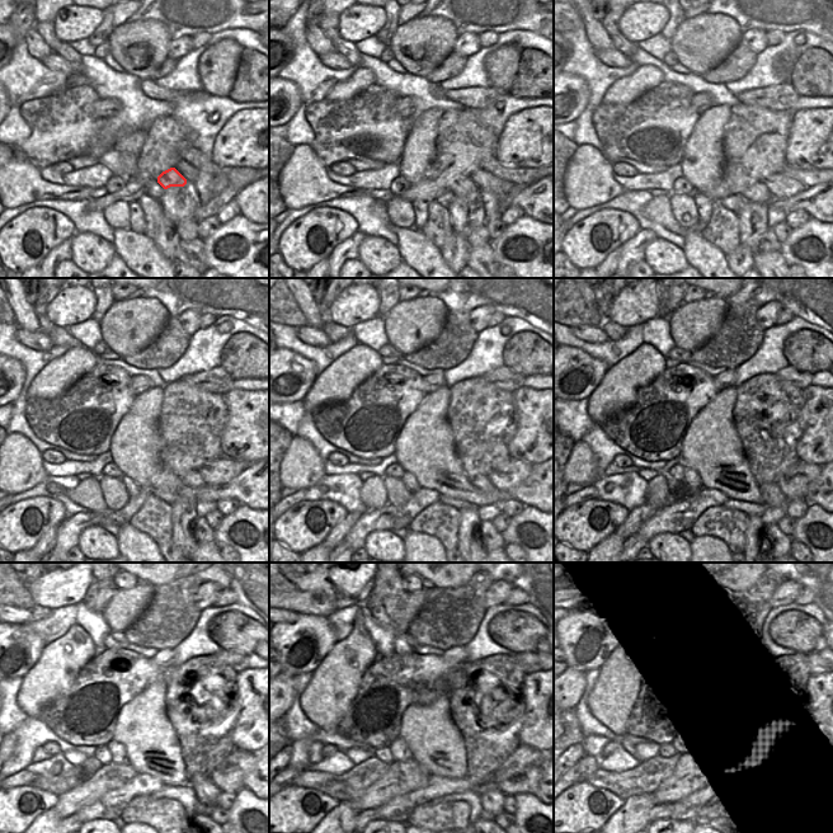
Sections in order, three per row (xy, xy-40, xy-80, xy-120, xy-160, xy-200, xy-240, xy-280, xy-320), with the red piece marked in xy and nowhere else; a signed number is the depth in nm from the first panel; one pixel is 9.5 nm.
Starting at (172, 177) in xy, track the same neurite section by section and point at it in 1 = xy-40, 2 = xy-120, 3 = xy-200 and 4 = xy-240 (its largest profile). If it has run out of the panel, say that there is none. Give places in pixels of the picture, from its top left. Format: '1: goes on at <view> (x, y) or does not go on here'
1: goes on at xy-40 (465, 188)
2: goes on at xy-120 (193, 479)
3: goes on at xy-200 (771, 493)
4: goes on at xy-240 (207, 793)

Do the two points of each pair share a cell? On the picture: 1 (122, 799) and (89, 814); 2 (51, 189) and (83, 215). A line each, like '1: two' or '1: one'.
1: one
2: two

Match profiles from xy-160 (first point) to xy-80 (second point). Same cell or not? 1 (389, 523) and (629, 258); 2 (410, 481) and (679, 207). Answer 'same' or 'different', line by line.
1: same
2: different

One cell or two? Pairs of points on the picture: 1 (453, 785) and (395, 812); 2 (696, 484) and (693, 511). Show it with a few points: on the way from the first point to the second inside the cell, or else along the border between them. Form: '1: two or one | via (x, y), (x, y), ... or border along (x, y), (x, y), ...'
1: one | via (439, 786), (409, 801)
2: two | border along (702, 488), (697, 490)

